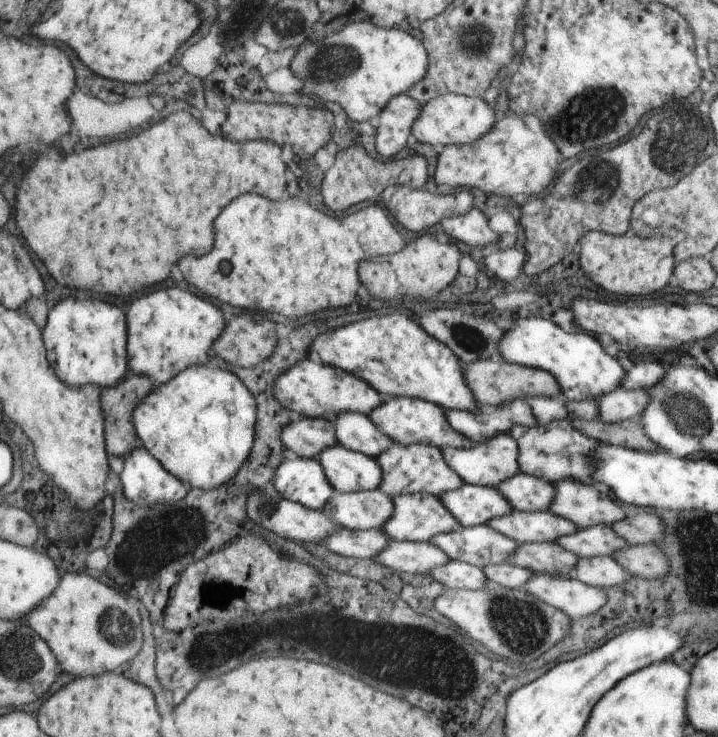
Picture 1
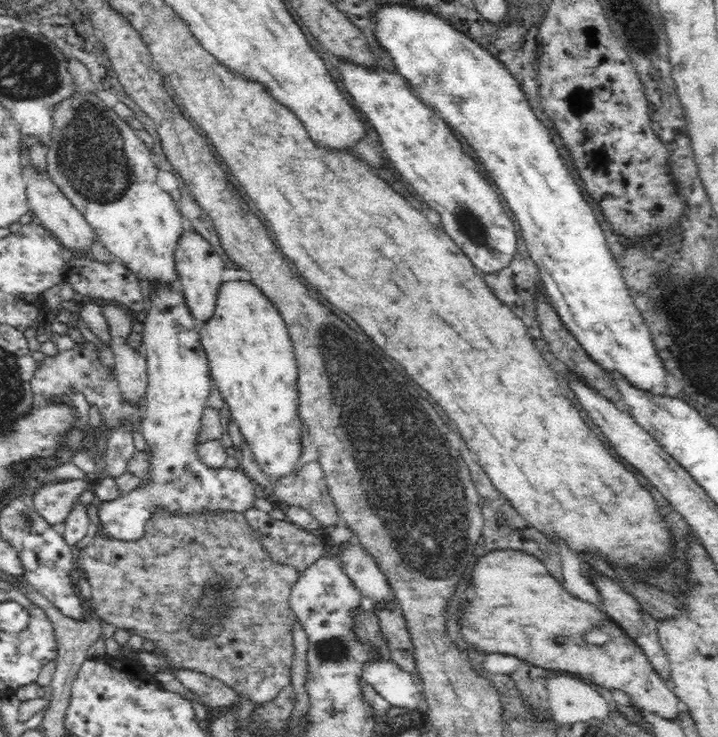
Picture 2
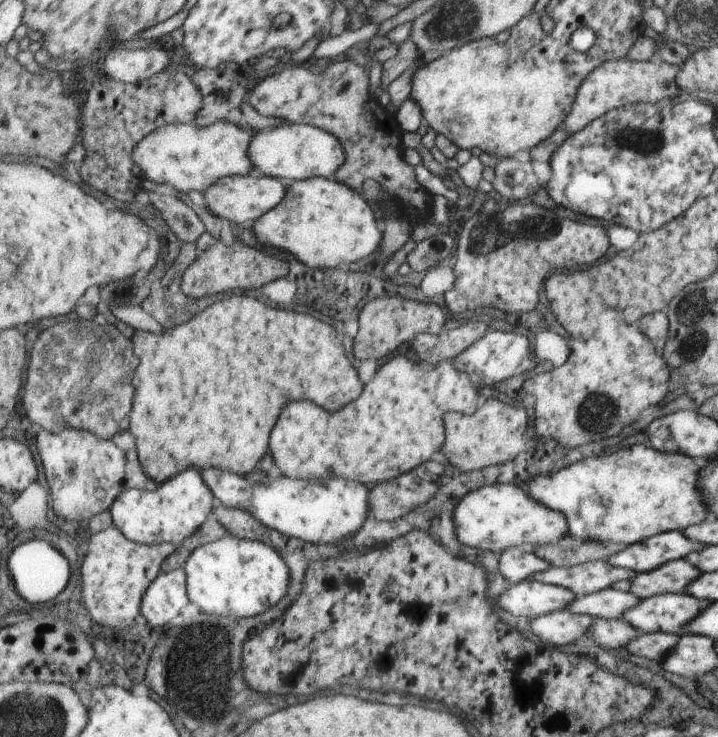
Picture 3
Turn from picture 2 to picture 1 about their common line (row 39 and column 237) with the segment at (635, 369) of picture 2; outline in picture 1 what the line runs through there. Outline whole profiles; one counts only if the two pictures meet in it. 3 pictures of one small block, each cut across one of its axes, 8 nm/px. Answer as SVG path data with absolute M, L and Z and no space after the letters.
M219 362L184 370L174 382L146 398L134 416L143 446L170 474L205 491L226 486L241 472L254 446L256 419L253 394L230 367Z

